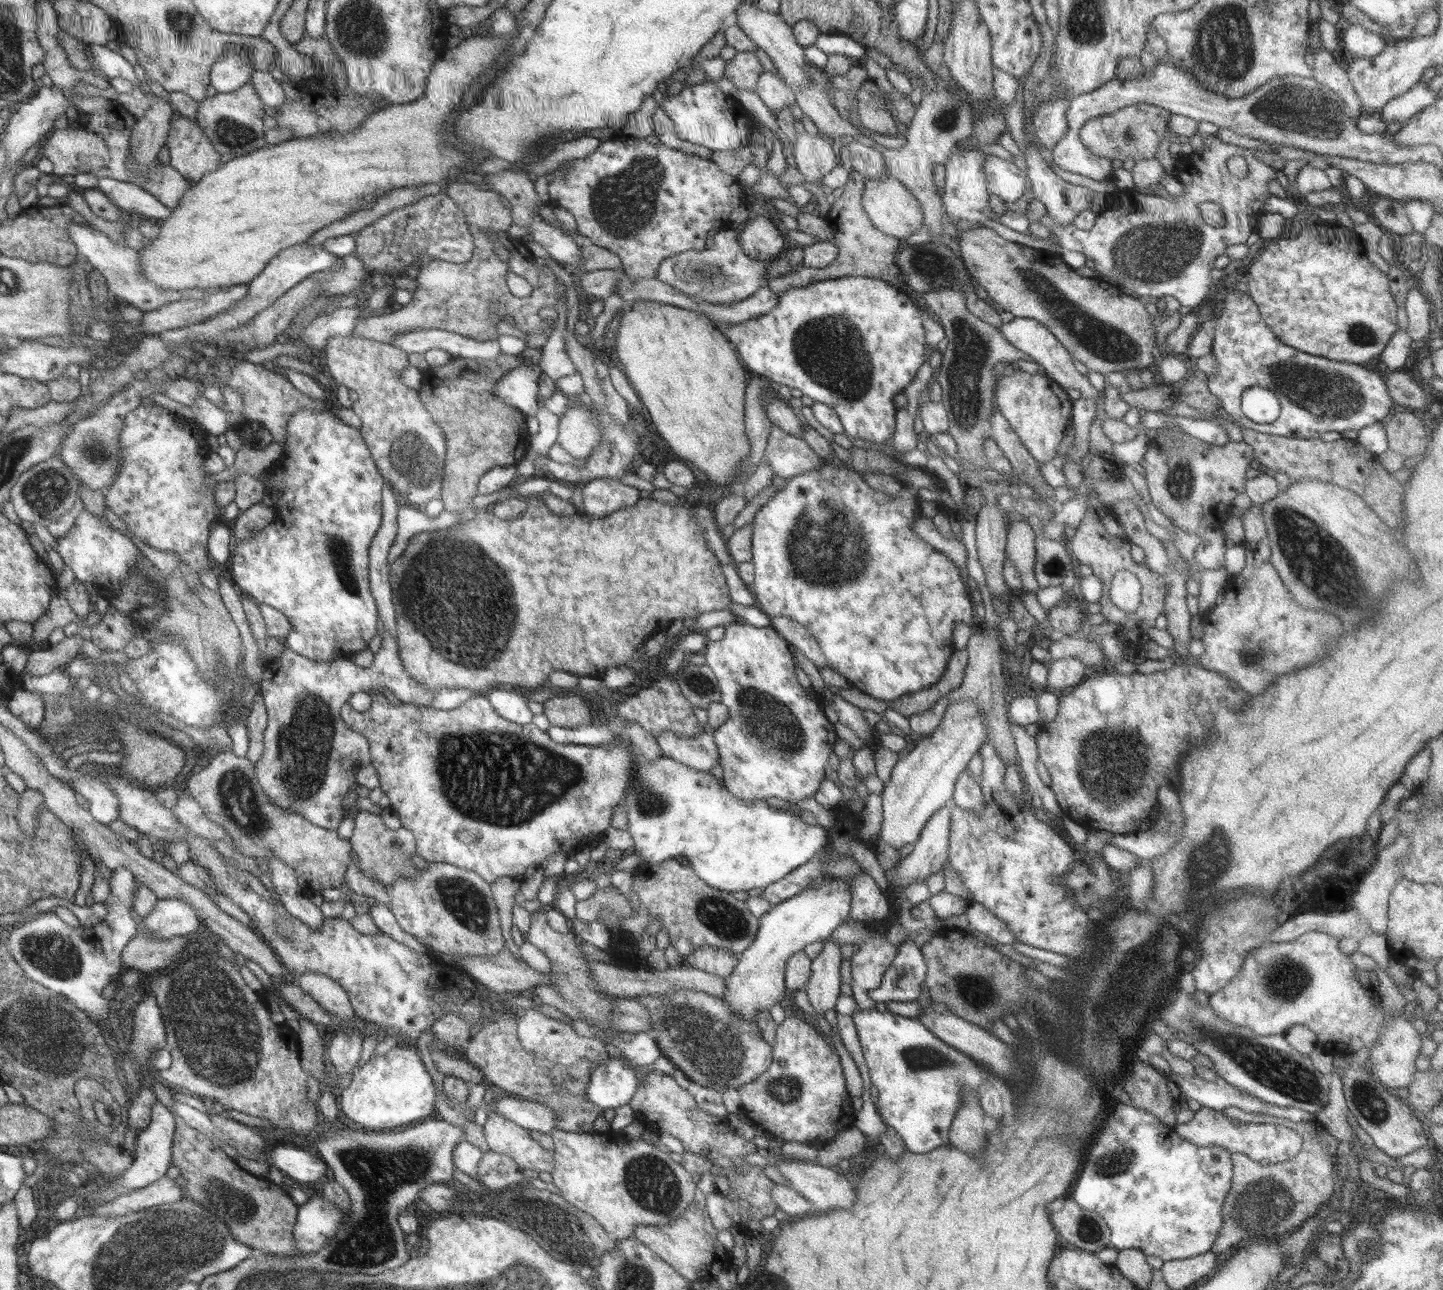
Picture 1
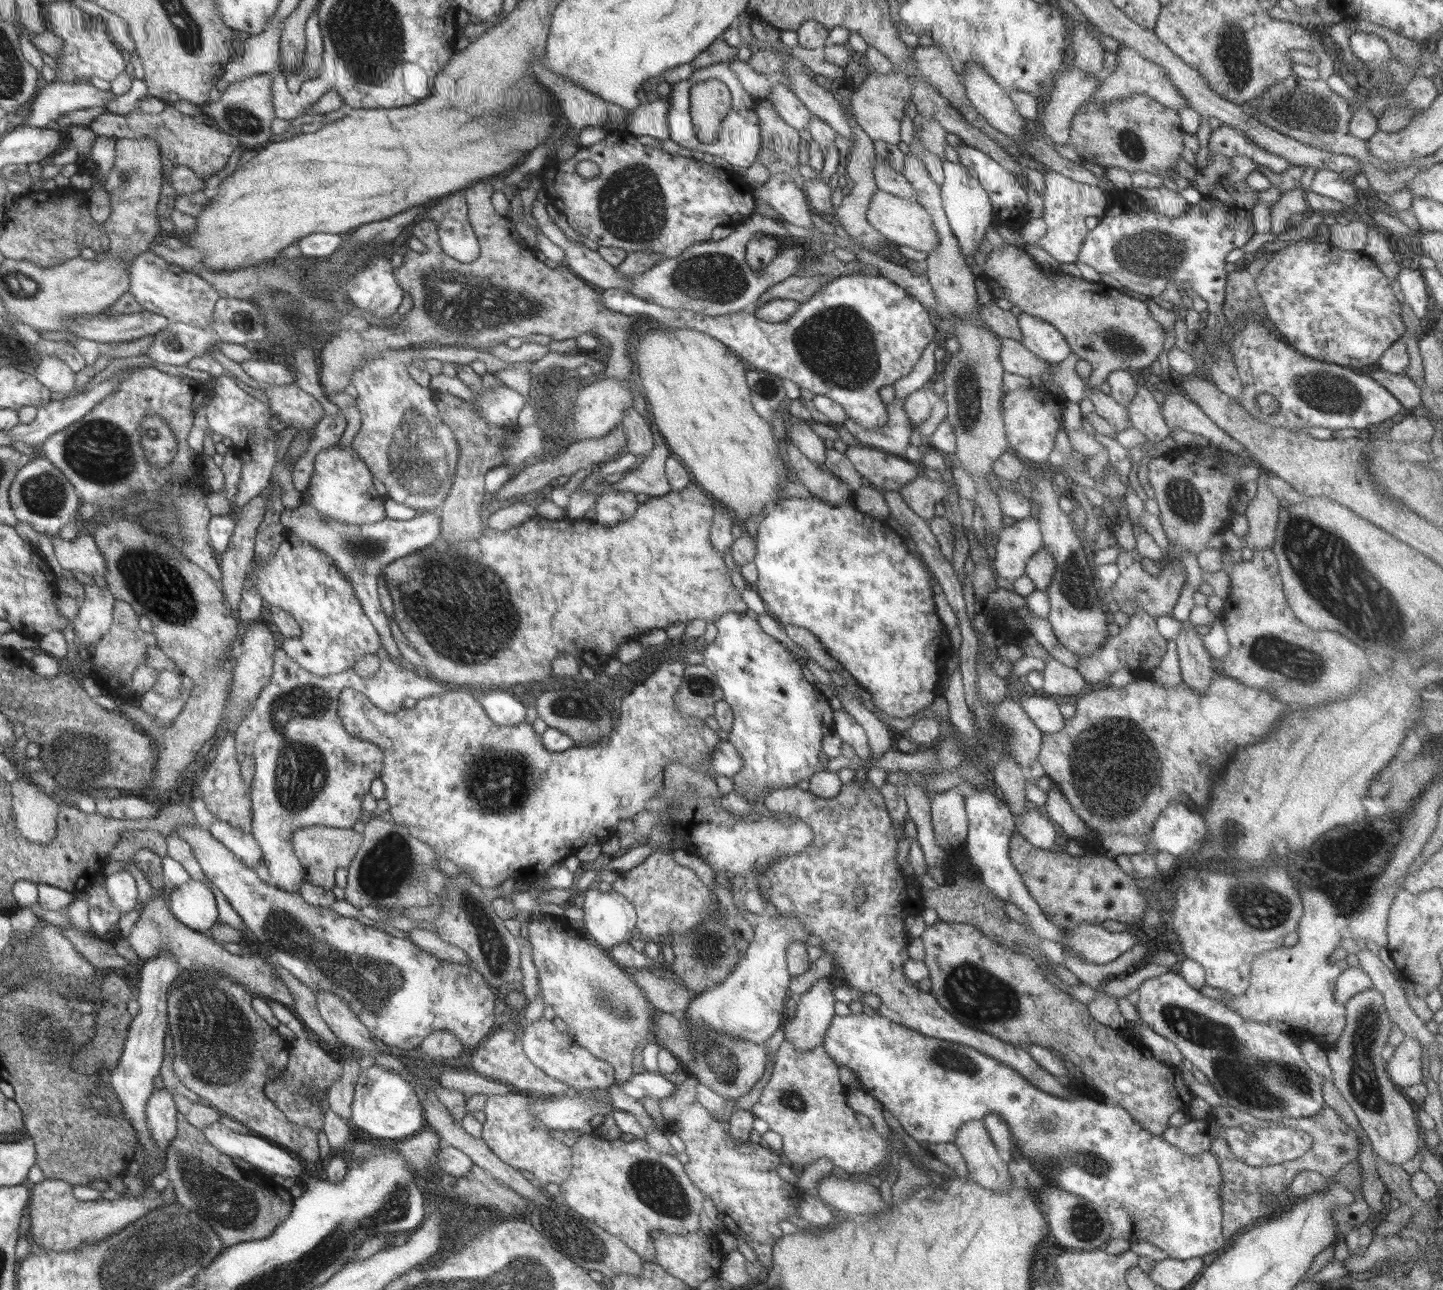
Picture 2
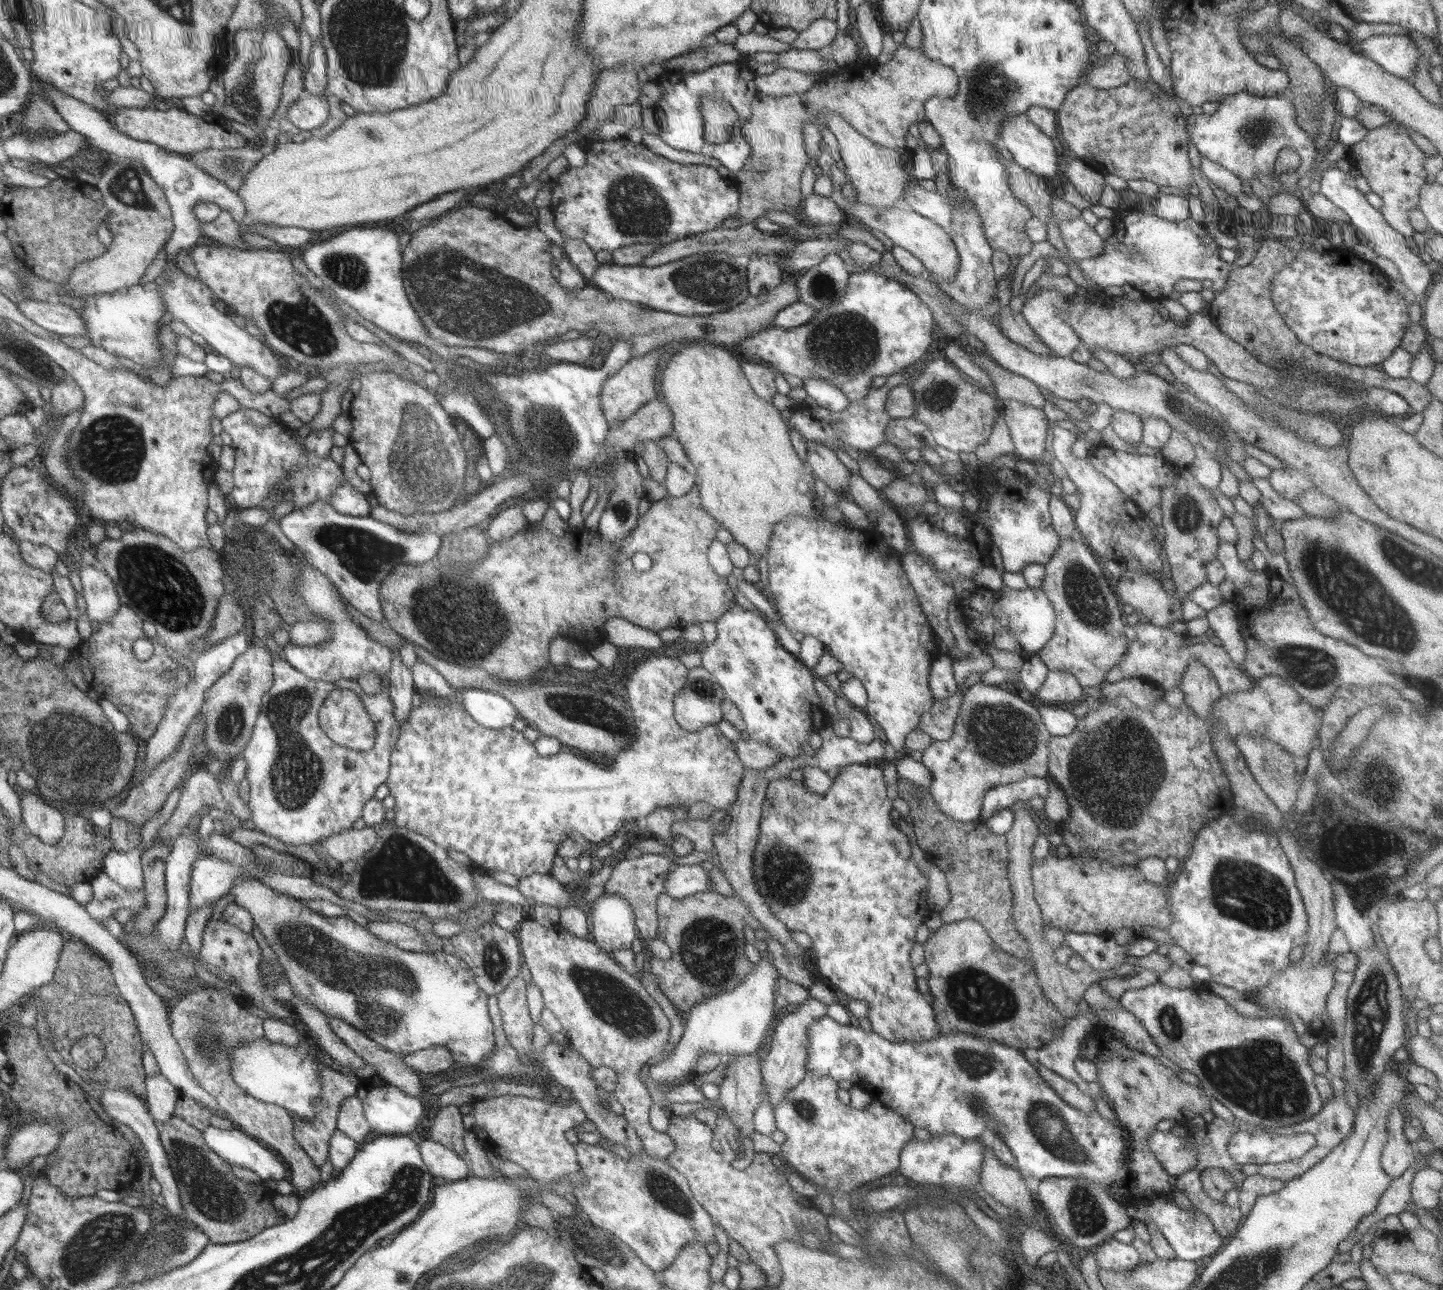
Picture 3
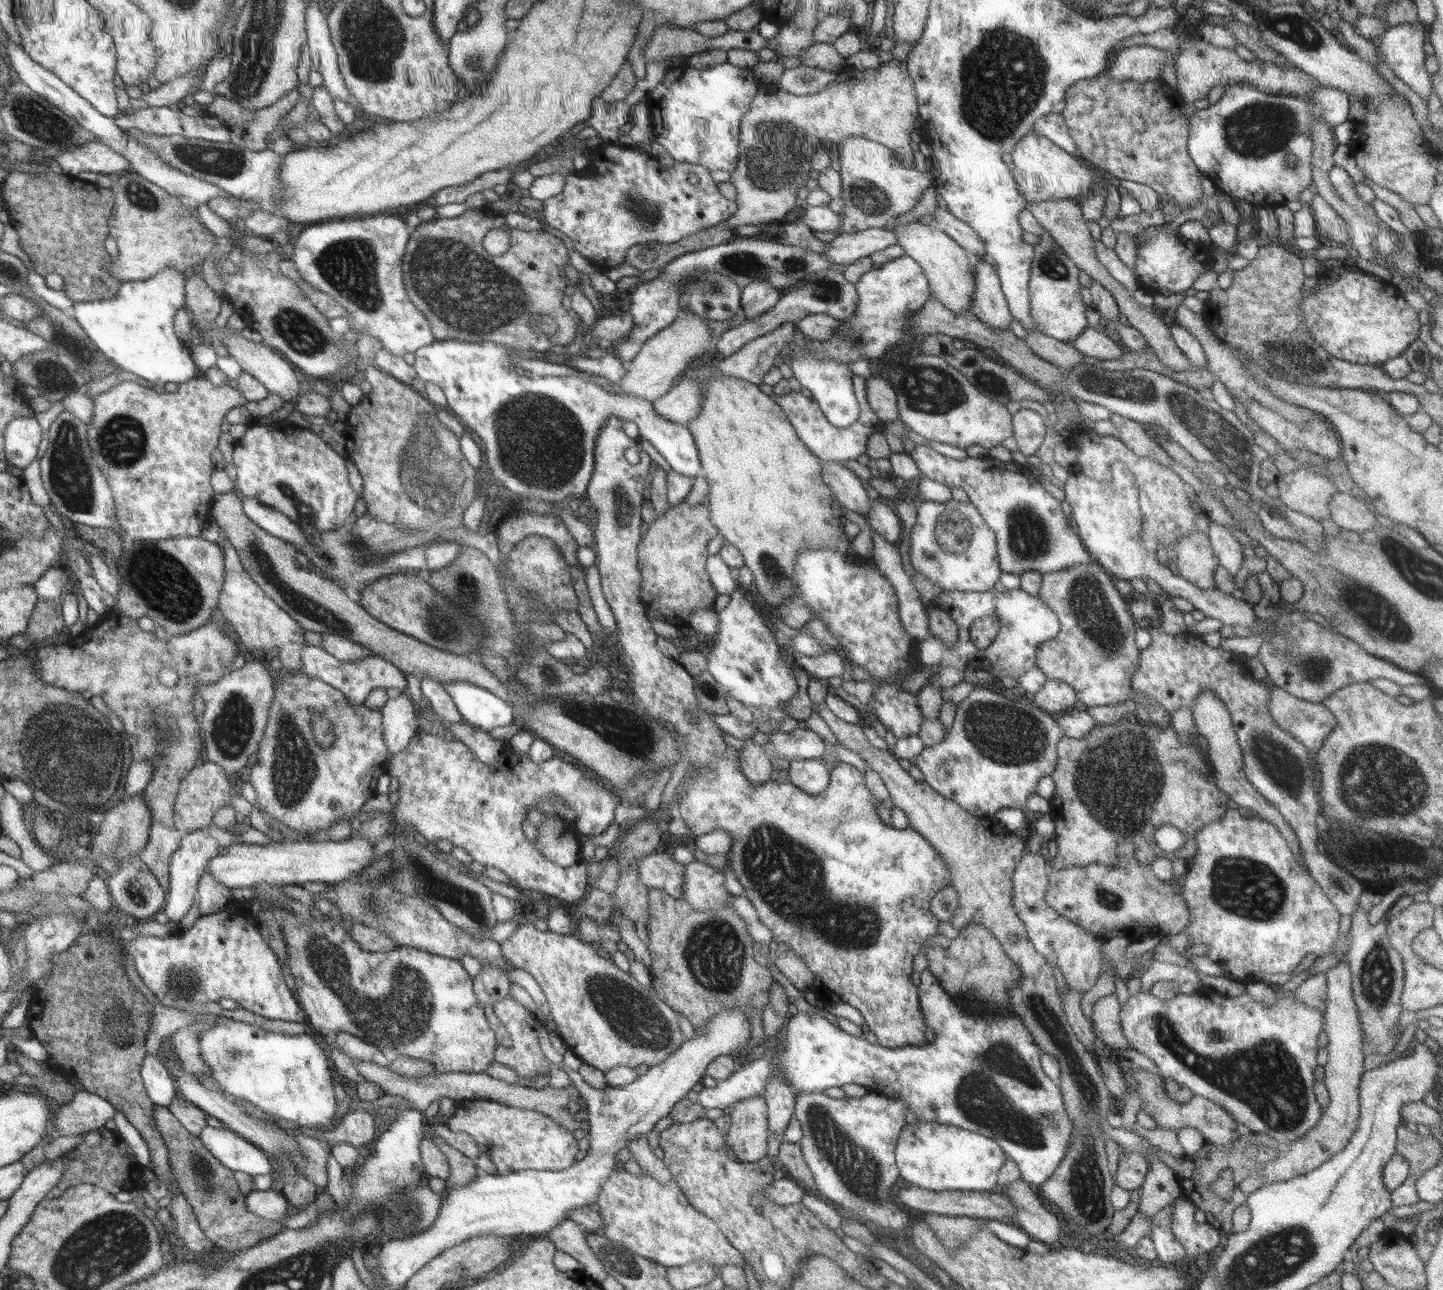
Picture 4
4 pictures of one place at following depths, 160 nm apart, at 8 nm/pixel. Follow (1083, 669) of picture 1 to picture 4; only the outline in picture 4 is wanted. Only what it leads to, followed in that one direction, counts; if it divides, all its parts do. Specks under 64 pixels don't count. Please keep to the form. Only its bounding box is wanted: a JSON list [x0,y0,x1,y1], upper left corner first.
[1031,680,1077,716]

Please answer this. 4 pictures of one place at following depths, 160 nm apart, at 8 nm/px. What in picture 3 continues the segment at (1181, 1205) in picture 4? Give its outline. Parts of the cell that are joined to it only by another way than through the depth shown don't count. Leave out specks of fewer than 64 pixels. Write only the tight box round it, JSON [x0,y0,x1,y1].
[806,1016,1226,1262]

